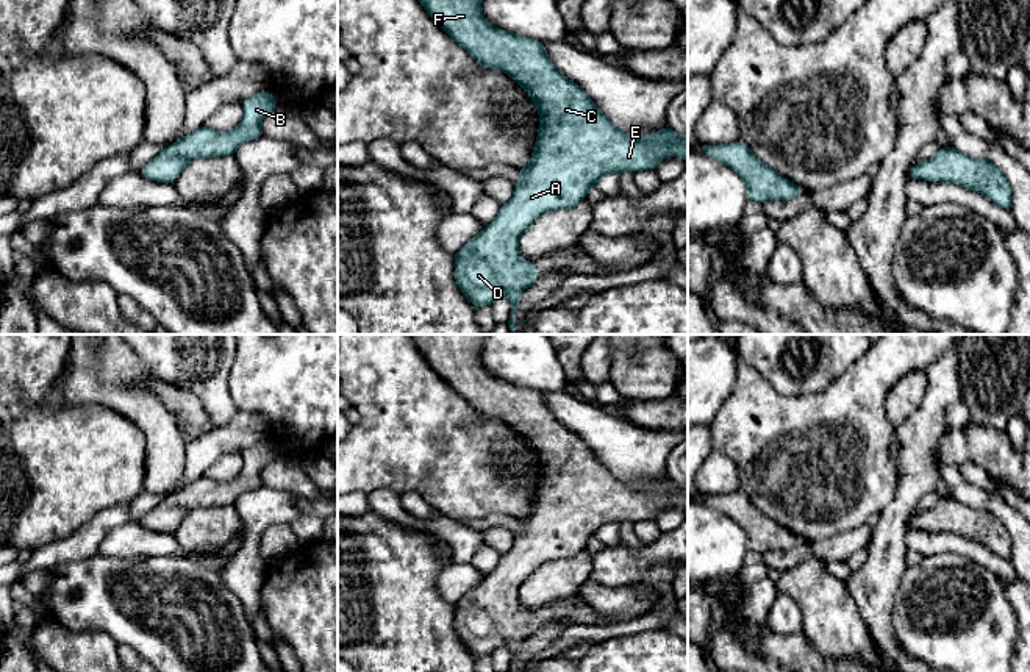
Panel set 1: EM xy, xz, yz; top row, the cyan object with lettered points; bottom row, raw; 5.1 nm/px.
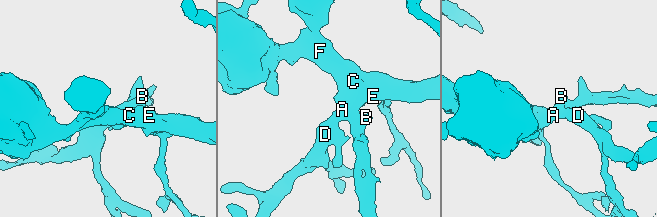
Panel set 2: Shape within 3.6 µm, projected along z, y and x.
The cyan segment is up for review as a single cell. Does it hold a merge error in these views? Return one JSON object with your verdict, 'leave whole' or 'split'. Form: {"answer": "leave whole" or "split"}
{"answer": "leave whole"}

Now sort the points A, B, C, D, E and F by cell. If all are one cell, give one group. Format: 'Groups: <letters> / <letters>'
Groups: A B C D E F

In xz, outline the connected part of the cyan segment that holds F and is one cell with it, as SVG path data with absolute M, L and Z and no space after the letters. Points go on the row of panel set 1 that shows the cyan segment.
M419 0L430 17L474 59L483 67L500 69L522 86L539 113L539 133L531 153L531 163L519 167L520 180L514 184L513 198L500 205L499 216L492 223L483 227L478 236L464 244L455 253L455 280L466 298L480 308L492 305L499 297L508 295L511 314L508 320L510 331L516 330L514 309L519 306L519 292L530 288L539 277L535 263L525 261L519 250L519 238L544 213L555 209L569 209L581 202L597 181L611 172L641 172L655 169L664 156L681 156L688 161L688 138L677 134L669 125L655 134L625 134L614 127L610 119L594 105L591 97L574 81L564 77L545 53L544 42L530 38L520 38L511 31L499 30L491 25L481 13L481 0Z

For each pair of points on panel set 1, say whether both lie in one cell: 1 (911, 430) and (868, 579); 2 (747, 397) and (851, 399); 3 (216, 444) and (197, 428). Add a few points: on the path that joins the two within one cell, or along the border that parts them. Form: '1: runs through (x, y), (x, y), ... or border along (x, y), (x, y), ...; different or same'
1: runs through (911, 468), (911, 485), (893, 519), (890, 541); same
2: runs through (772, 410), (826, 410); same
3: border along (216, 428), (188, 441); different

